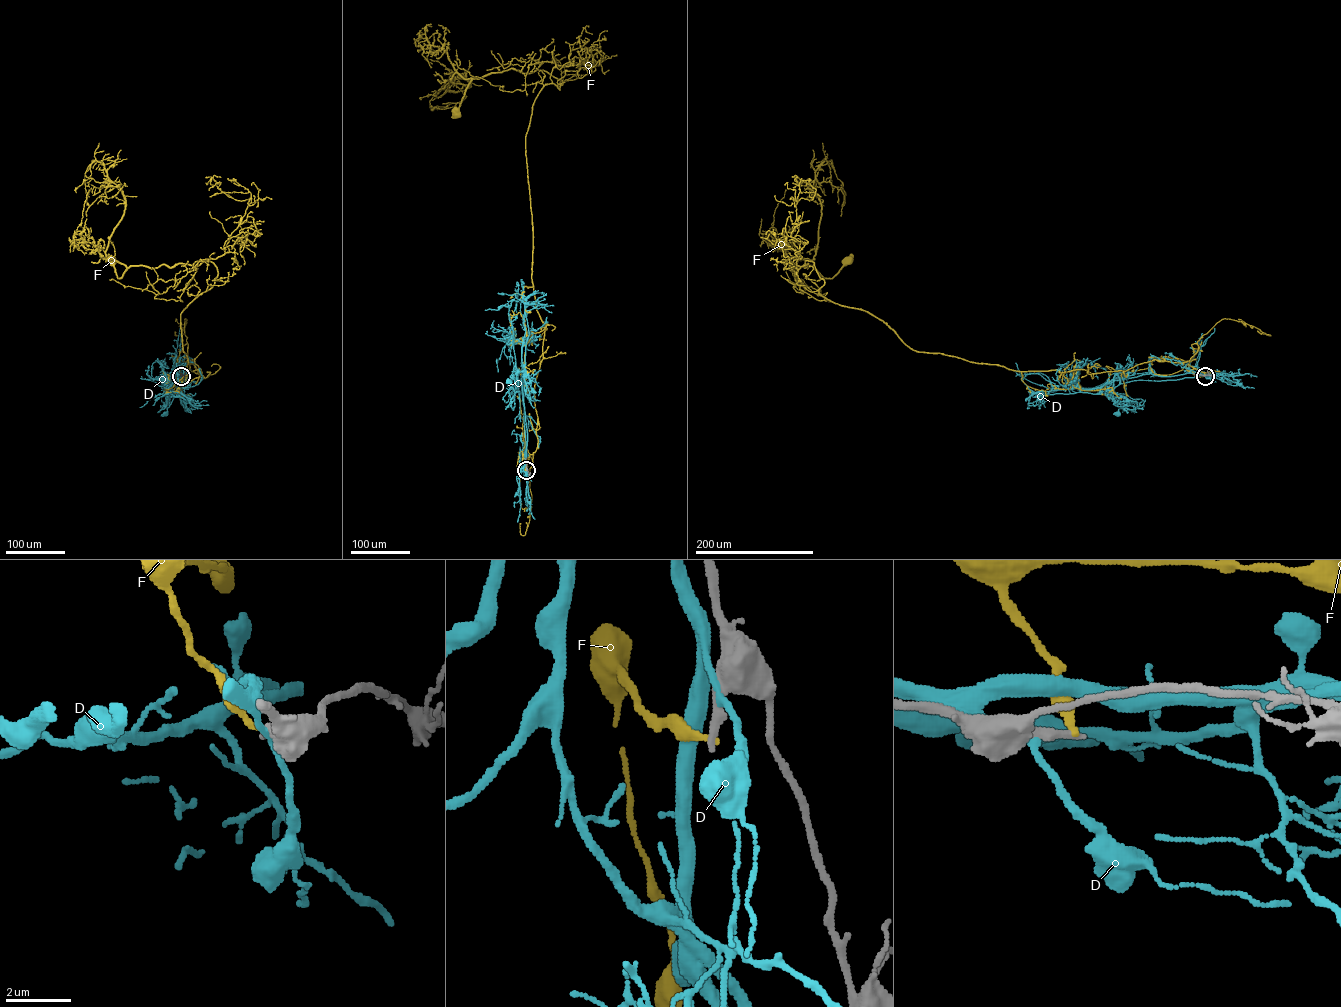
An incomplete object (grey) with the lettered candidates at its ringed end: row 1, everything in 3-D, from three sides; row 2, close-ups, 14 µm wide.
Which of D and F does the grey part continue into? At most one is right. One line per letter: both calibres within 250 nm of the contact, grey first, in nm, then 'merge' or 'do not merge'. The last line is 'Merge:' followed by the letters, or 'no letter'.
D: calibres 500 and 190 nm; do not merge
F: calibres 320 and 170 nm; do not merge
Merge: no letter

